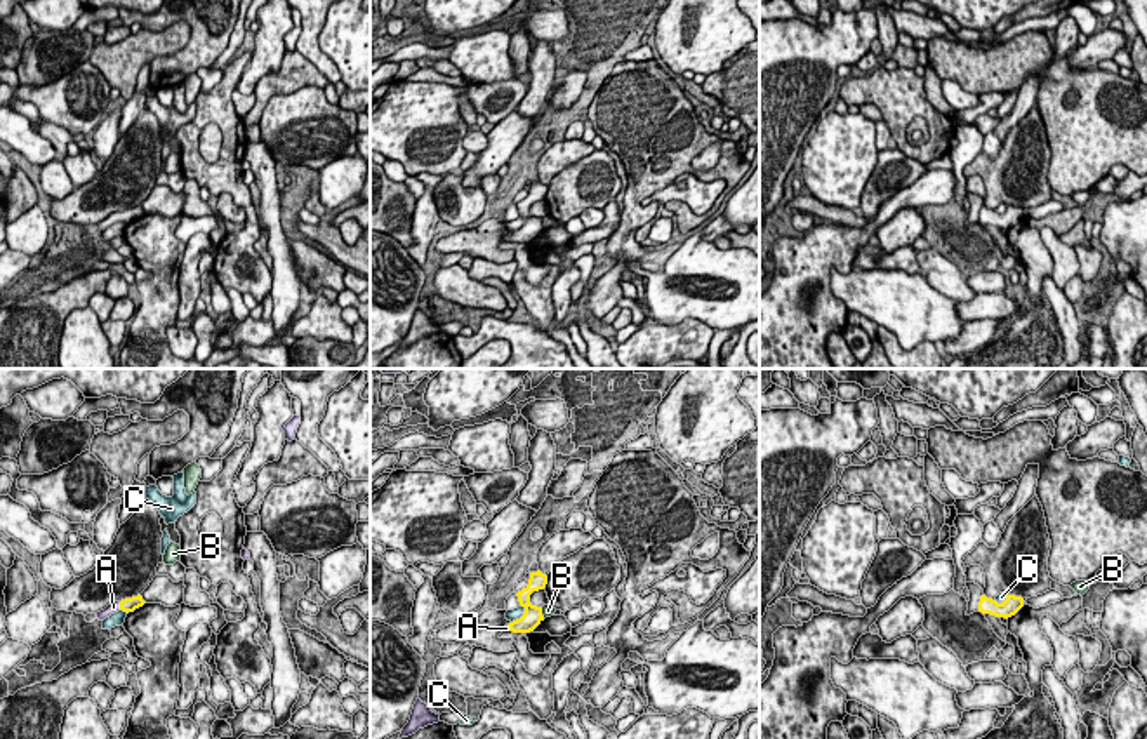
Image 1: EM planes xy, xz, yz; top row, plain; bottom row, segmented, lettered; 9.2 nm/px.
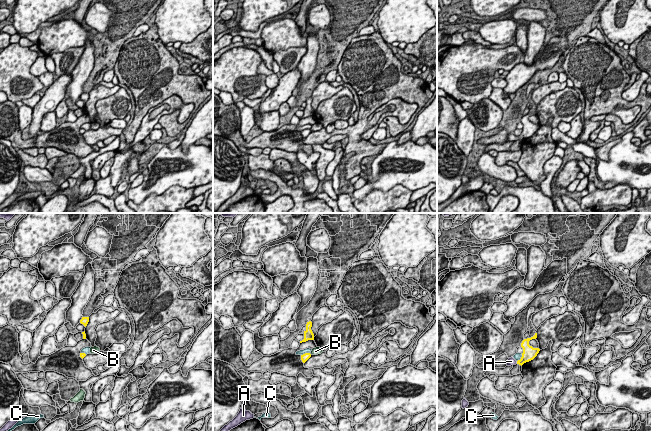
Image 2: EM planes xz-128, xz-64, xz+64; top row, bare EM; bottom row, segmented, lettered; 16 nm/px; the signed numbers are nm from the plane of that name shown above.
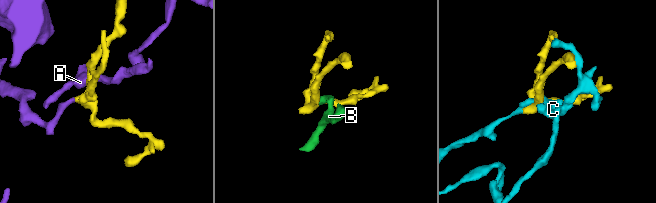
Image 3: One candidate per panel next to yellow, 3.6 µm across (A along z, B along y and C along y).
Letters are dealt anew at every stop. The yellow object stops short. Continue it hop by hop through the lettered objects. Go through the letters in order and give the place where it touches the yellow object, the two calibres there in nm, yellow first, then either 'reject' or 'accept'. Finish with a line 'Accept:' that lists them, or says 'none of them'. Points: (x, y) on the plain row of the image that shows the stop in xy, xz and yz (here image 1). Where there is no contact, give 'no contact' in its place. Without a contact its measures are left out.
A: contact xy (120, 216); calibres 130 and 90 nm; accept
B: contact xz (541, 223); calibres 190 and 120 nm; reject
C: contact xz (522, 226); calibres 190 and 100 nm; reject
Accept: A

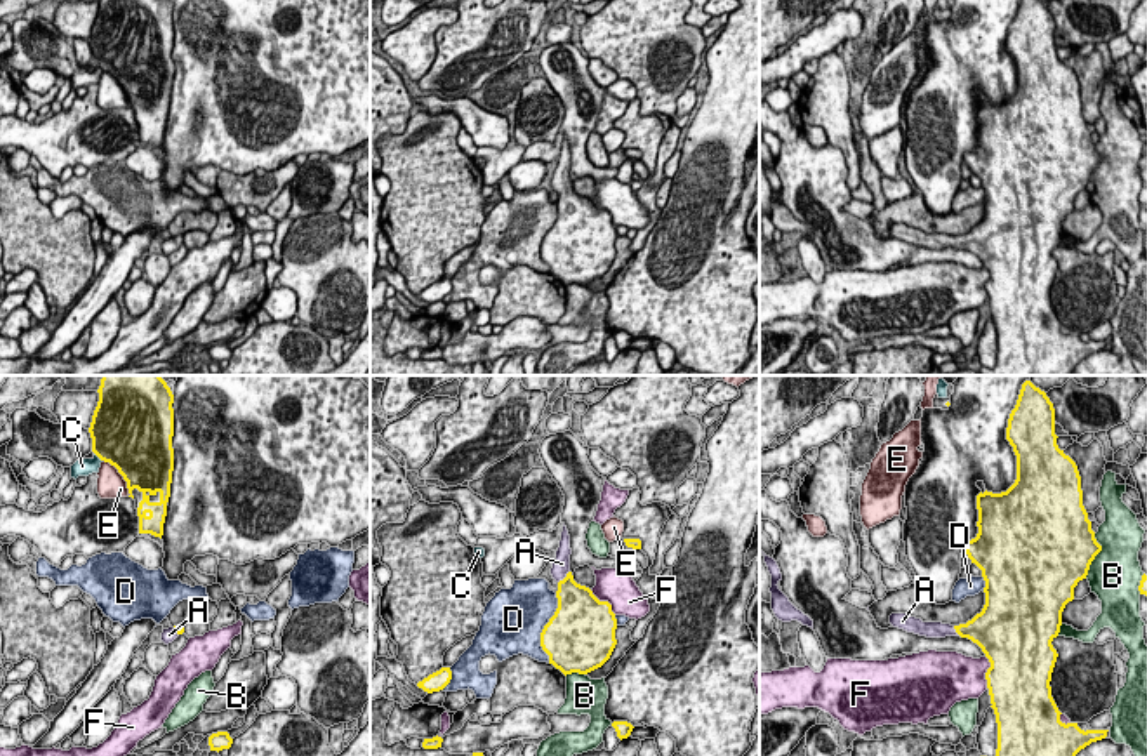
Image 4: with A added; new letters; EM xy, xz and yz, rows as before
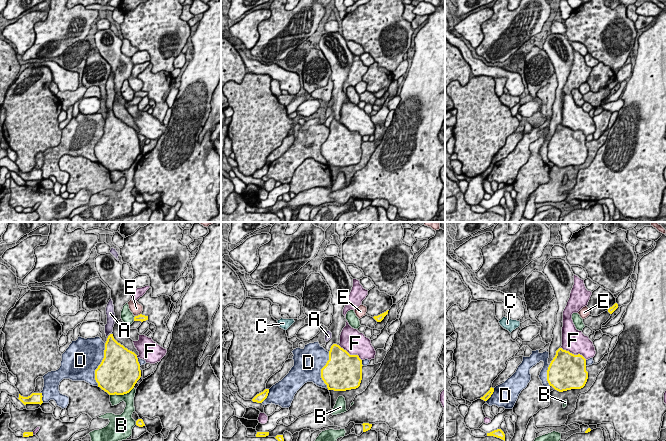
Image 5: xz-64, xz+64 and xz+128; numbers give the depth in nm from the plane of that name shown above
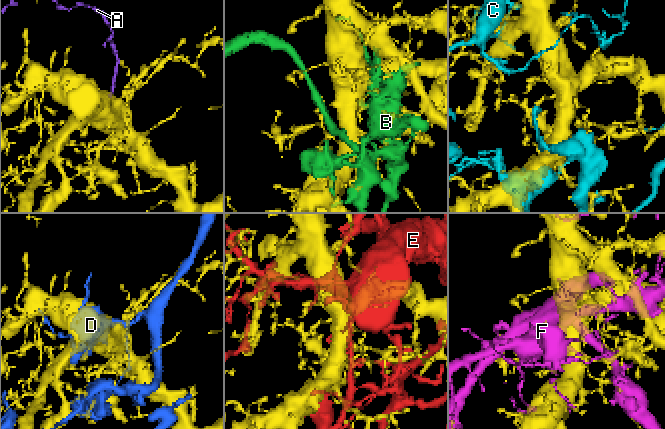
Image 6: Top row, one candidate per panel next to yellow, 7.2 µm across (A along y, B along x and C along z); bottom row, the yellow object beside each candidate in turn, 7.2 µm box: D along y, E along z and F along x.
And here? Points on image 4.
A: contact xz (565, 188); calibres 340 and 160 nm; accept
B: contact yz (1095, 165); calibres 480 and 480 nm; reject
C: contact xy (98, 66); calibres 480 and 160 nm; reject
D: contact xz (544, 238); calibres 500 and 480 nm; reject
E: contact xy (122, 86); calibres 500 and 260 nm; reject
F: contact xz (605, 212); calibres 480 and 320 nm; reject
Accept: A

